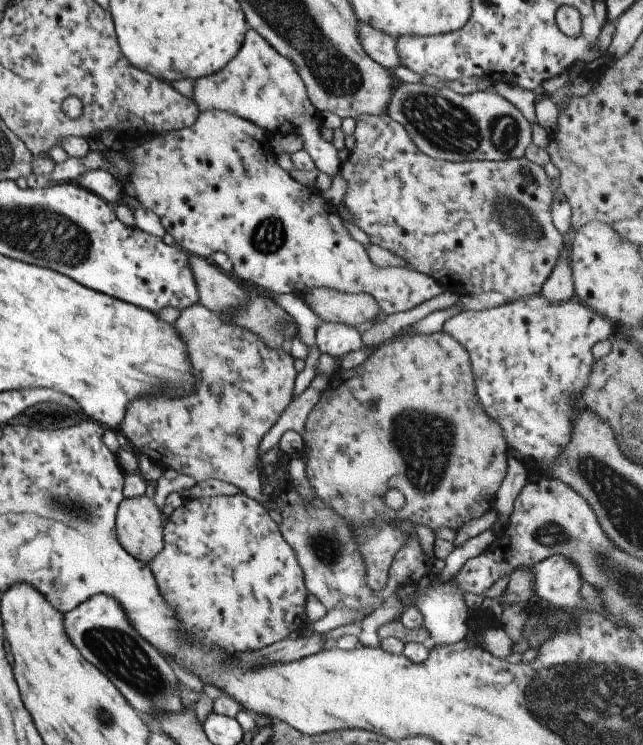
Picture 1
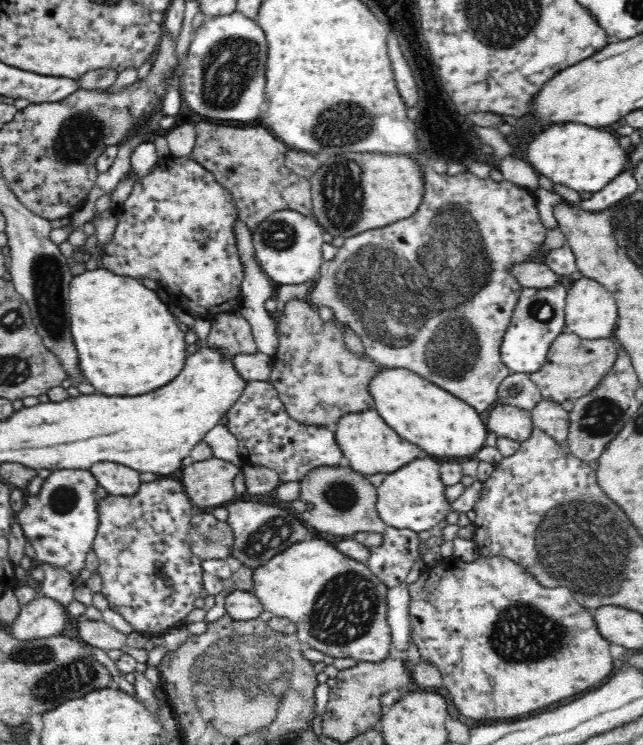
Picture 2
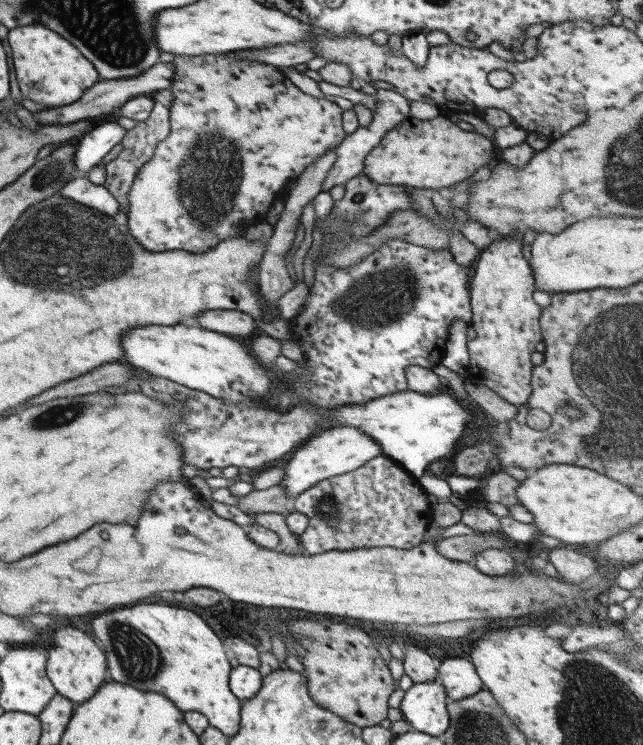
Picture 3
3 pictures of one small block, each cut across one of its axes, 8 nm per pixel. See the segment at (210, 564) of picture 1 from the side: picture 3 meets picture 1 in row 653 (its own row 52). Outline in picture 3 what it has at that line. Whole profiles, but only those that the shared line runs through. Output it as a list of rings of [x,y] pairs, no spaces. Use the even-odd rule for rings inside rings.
[[[236,51],[215,55],[175,55],[172,64],[176,66],[176,71],[174,71],[172,87],[169,88],[174,96],[170,105],[170,135],[156,145],[152,159],[144,163],[136,173],[136,179],[128,191],[128,213],[124,215],[127,217],[130,234],[140,242],[144,250],[150,252],[184,250],[198,254],[214,248],[216,244],[220,244],[220,240],[243,235],[246,227],[263,221],[272,204],[288,186],[288,182],[296,180],[308,165],[314,163],[328,149],[336,148],[347,134],[342,125],[342,108],[325,98],[320,99],[304,93],[290,81],[283,67],[250,61],[250,59],[236,59]],[[238,223],[244,225],[243,231],[238,228],[238,225],[232,225]]]

